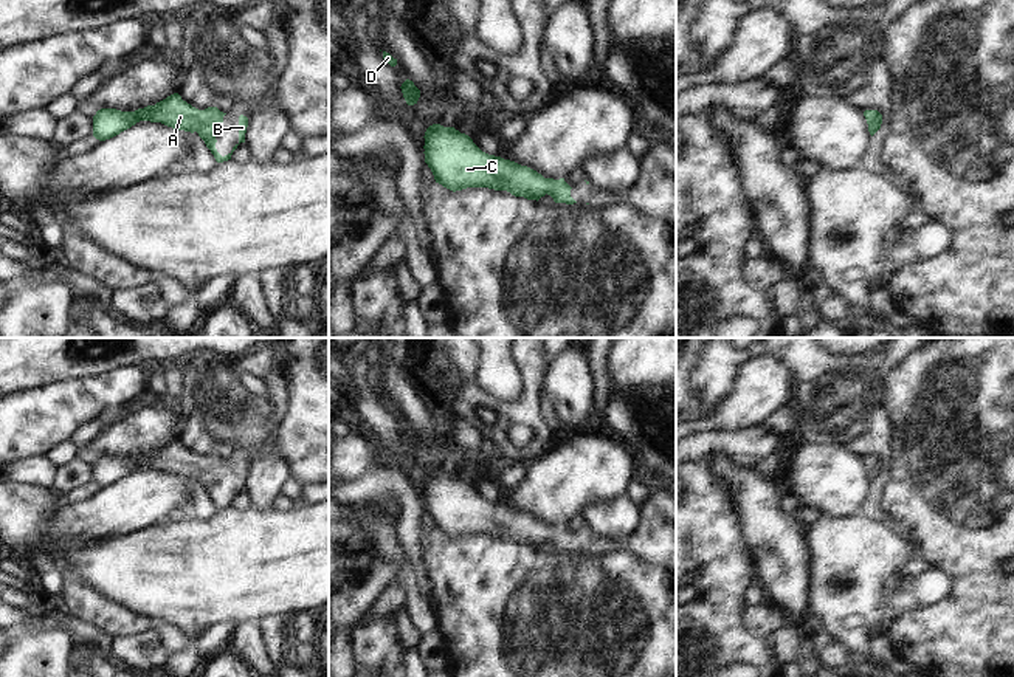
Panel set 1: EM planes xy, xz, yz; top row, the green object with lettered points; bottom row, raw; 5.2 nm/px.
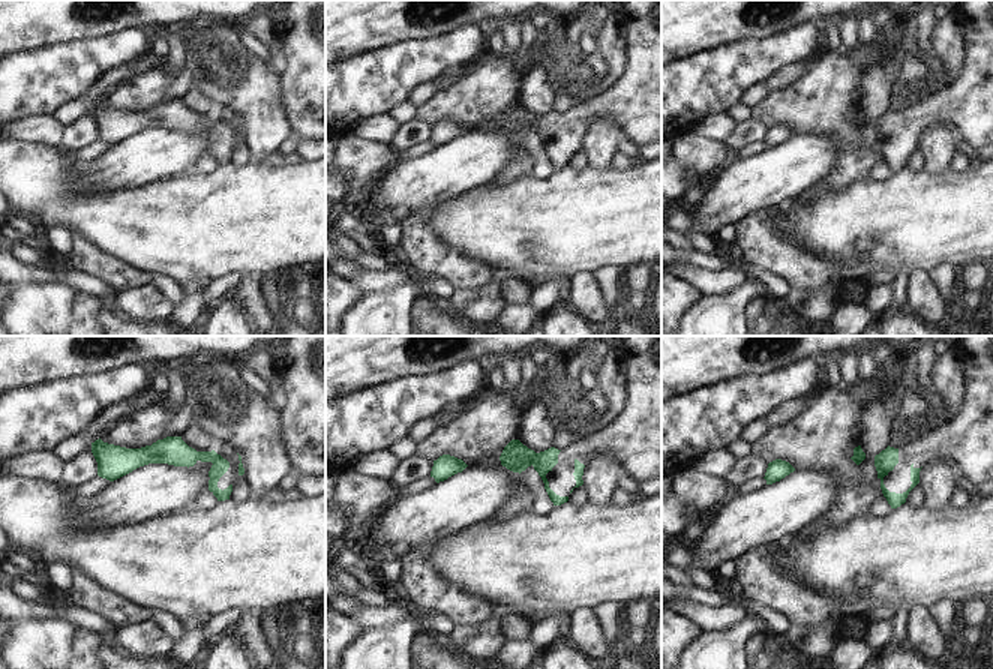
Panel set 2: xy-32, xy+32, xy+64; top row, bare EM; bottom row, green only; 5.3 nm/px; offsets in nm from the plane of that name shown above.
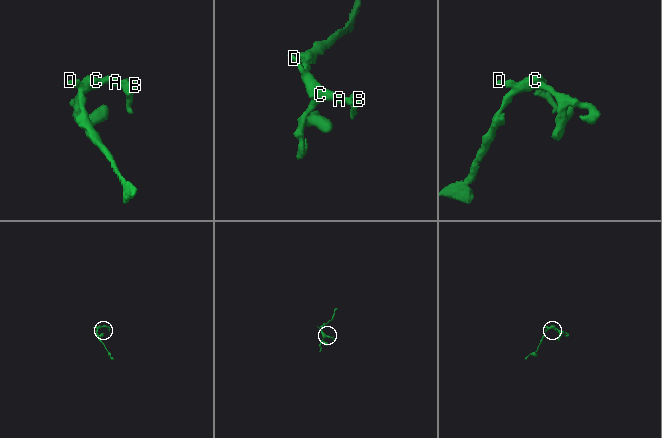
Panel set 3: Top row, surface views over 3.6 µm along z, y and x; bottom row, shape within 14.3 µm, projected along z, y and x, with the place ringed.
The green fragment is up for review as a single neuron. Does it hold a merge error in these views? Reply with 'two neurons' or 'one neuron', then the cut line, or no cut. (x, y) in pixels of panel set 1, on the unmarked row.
one neuron | no cut

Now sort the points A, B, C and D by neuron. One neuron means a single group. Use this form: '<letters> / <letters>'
A B C D

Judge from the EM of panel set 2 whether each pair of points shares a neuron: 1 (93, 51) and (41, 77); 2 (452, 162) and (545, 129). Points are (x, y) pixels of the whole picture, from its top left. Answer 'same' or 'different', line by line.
1: same
2: different

